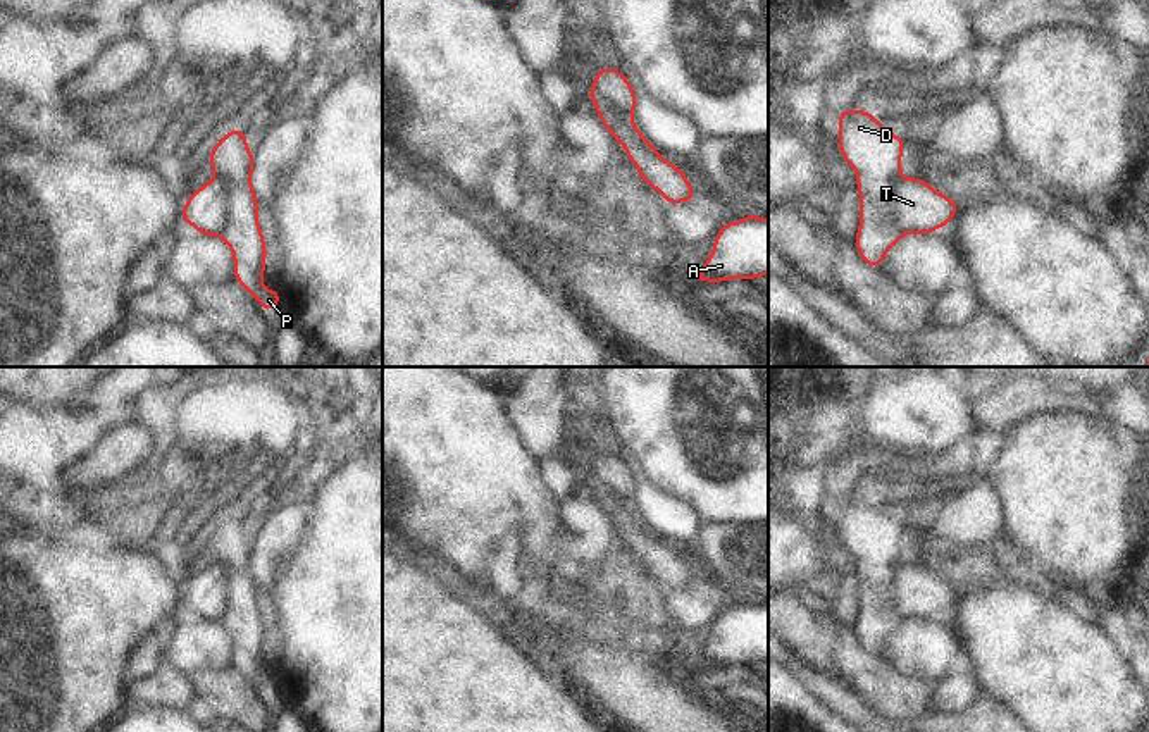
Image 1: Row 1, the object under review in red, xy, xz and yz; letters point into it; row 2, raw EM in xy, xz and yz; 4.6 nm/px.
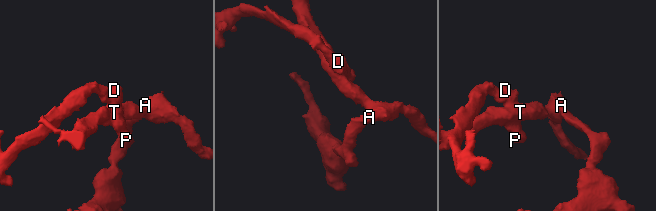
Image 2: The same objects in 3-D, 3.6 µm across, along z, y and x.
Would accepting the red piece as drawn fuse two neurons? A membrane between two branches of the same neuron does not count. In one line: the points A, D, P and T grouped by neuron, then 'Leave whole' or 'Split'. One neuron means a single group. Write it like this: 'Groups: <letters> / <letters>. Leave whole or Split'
Groups: A T / D P. Split

